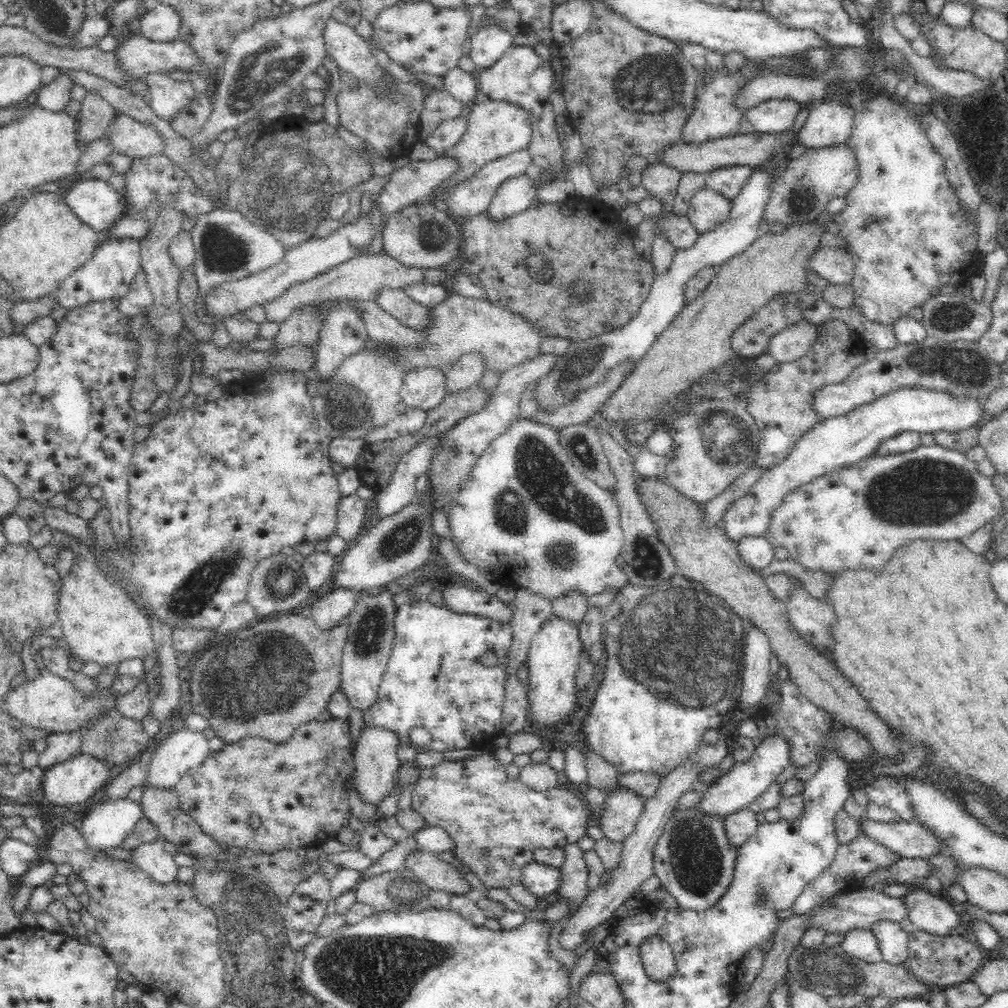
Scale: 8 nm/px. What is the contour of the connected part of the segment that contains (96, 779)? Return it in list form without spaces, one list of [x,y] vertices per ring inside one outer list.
[[[78,753],[67,759],[60,760],[47,770],[43,770],[42,794],[44,803],[48,806],[67,806],[80,804],[90,796],[94,796],[97,790],[101,790],[110,782],[110,763],[90,754]]]

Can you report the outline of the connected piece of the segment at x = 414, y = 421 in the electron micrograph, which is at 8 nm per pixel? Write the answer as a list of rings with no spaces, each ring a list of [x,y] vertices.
[[[408,407],[384,426],[369,430],[362,439],[369,446],[372,442],[384,442],[400,436],[408,436],[408,434],[418,432],[424,426],[426,420],[427,411]]]

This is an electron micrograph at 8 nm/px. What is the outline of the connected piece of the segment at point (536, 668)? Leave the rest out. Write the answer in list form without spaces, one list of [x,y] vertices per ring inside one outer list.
[[[552,615],[540,626],[527,655],[528,665],[530,665],[528,715],[532,721],[545,727],[553,726],[559,720],[567,722],[567,716],[573,711],[576,698],[574,677],[583,656],[582,644],[579,624]]]

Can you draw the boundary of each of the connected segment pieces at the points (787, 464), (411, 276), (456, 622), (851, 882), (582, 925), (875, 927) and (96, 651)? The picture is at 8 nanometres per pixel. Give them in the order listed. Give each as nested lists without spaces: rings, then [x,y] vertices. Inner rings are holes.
[[[904,387],[858,406],[842,416],[821,420],[792,446],[781,463],[764,470],[746,494],[726,508],[721,521],[722,529],[734,542],[743,536],[761,535],[768,528],[772,510],[782,502],[784,494],[795,489],[795,486],[872,455],[879,442],[900,432],[928,434],[940,430],[958,432],[972,426],[978,427],[983,422],[983,404],[984,400],[959,398],[944,390]]]
[[[363,252],[338,264],[336,267],[329,268],[325,273],[308,280],[308,282],[296,283],[272,302],[264,304],[267,313],[266,321],[280,324],[288,318],[294,310],[301,304],[308,304],[314,301],[330,301],[334,298],[342,298],[344,301],[371,300],[379,288],[401,289],[403,286],[413,282],[419,283],[438,283],[447,286],[450,280],[450,272],[440,272],[440,270],[430,268],[408,268],[399,264],[396,260],[388,257],[385,253],[374,254]]]
[[[422,600],[417,605],[405,603],[397,610],[394,633],[394,645],[377,700],[363,711],[363,730],[380,728],[392,731],[397,734],[400,745],[412,747],[409,733],[416,727],[425,728],[432,734],[433,741],[425,747],[415,746],[417,752],[436,750],[443,753],[462,748],[484,750],[486,738],[503,734],[502,710],[506,702],[506,679],[509,678],[507,663],[515,634],[509,622],[503,624],[476,614],[454,613]],[[486,654],[496,656],[494,666],[482,664],[480,657]]]
[[[861,832],[848,844],[838,845],[836,851],[836,858],[832,862],[832,866],[828,867],[828,870],[822,874],[816,881],[812,881],[804,888],[804,892],[796,898],[794,906],[794,914],[804,914],[808,911],[812,911],[814,906],[819,906],[829,896],[835,895],[840,891],[848,892],[861,888],[862,879],[868,878],[874,870],[878,868],[886,868],[886,866],[892,866],[894,861],[900,858],[899,854],[892,852],[887,846],[882,846],[877,842],[874,842],[871,838],[868,838]]]
[[[723,734],[721,735],[721,739],[717,744],[713,746],[703,744],[696,750],[696,754],[690,756],[690,762],[684,762],[682,766],[679,766],[670,774],[661,777],[656,794],[650,799],[645,799],[644,808],[640,818],[637,820],[634,832],[623,842],[621,859],[618,867],[611,871],[612,878],[601,884],[597,889],[592,889],[586,896],[584,904],[578,908],[578,912],[572,918],[568,918],[568,921],[563,924],[559,942],[566,951],[572,951],[579,946],[582,943],[582,934],[586,930],[595,928],[605,920],[608,920],[634,894],[644,880],[654,875],[654,848],[660,835],[664,832],[664,826],[670,820],[678,798],[689,790],[690,785],[697,780],[697,776],[702,769],[718,766],[728,752],[726,740]]]
[[[892,920],[876,921],[869,929],[875,934],[884,961],[904,964],[907,958],[907,940],[909,933],[904,931],[899,922]]]
[[[72,540],[67,547],[72,550],[75,555],[75,561],[70,567],[68,574],[61,579],[62,588],[58,598],[58,606],[56,606],[56,615],[62,629],[62,637],[66,643],[67,652],[72,655],[73,661],[80,662],[83,668],[91,663],[100,665],[104,670],[113,665],[129,659],[140,659],[143,661],[146,656],[150,656],[155,652],[155,643],[151,630],[151,623],[146,613],[142,613],[130,599],[128,595],[122,591],[122,587],[113,578],[104,576],[97,566],[95,566],[95,552],[84,541]]]

